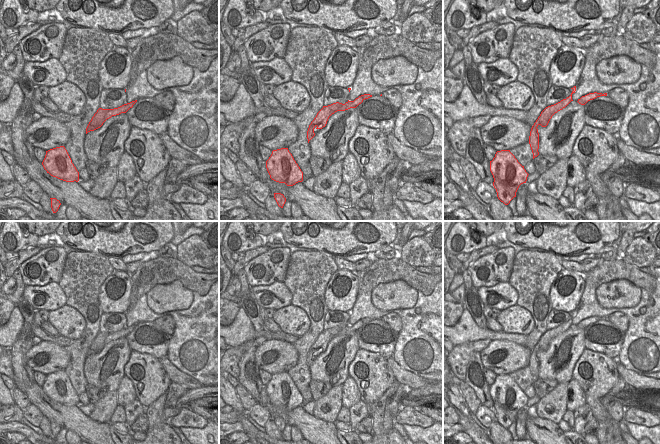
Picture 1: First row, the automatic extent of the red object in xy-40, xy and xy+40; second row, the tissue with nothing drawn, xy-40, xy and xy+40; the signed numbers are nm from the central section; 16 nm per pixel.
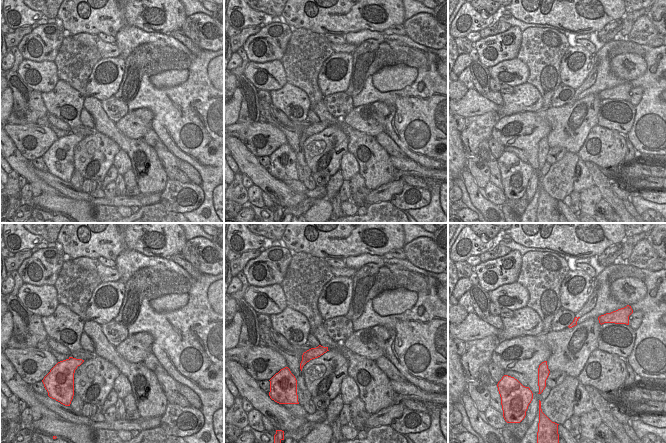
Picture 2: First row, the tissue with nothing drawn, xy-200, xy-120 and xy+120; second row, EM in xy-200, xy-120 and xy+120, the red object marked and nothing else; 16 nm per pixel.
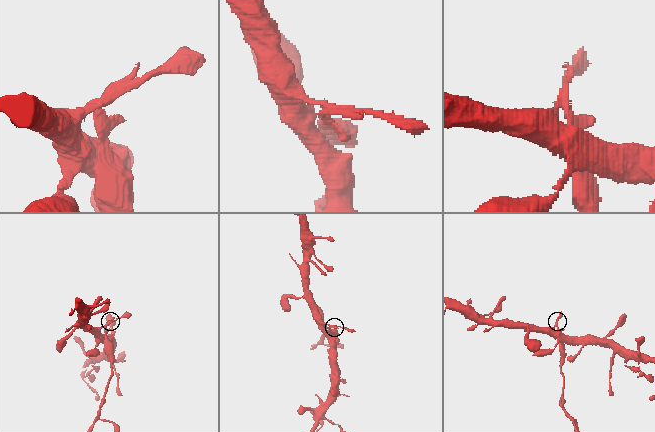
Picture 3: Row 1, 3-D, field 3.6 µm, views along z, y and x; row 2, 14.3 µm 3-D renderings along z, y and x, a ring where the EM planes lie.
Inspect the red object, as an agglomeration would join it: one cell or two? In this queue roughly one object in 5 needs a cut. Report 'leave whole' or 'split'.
split

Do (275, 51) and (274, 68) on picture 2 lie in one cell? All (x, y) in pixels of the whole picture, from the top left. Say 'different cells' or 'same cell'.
different cells

